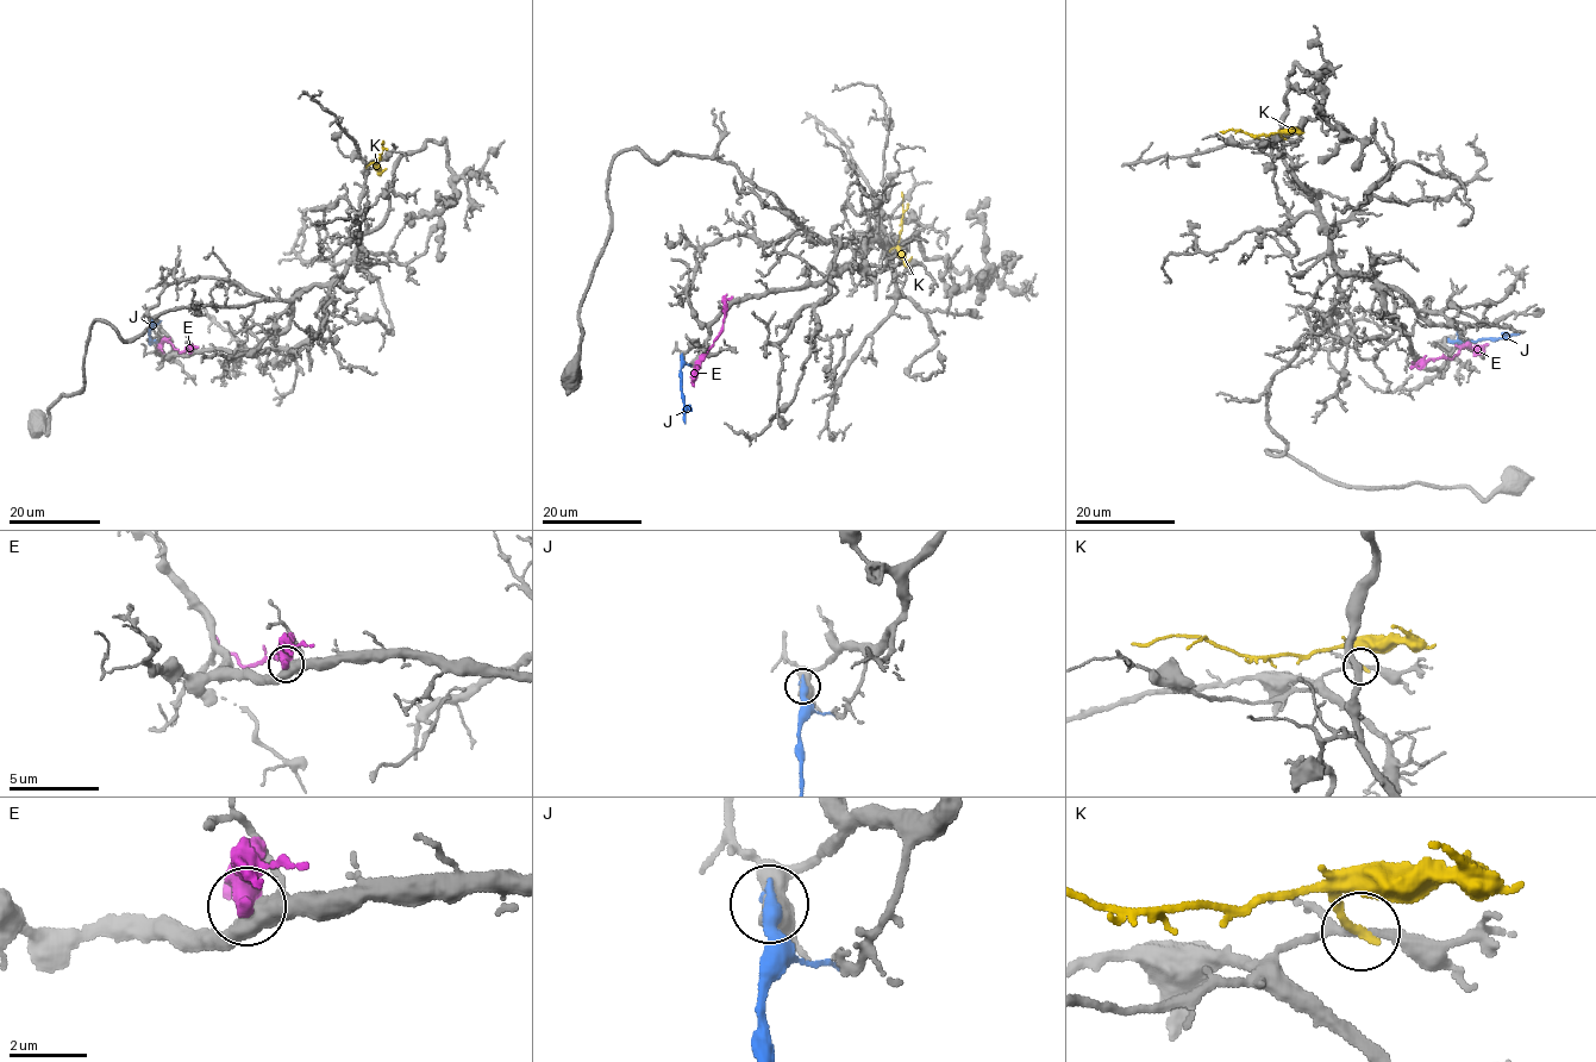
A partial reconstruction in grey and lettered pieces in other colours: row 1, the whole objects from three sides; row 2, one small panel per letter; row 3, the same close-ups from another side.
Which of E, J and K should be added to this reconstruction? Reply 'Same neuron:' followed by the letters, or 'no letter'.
Same neuron: no letter

